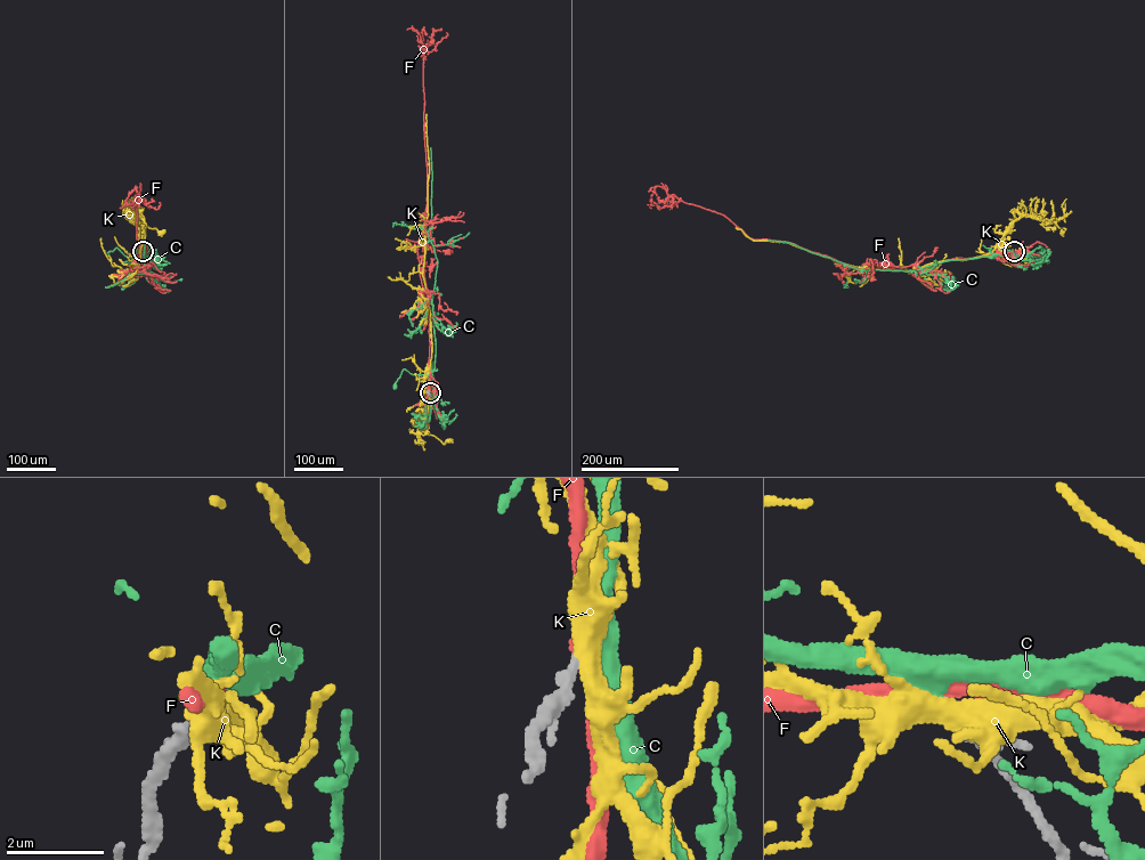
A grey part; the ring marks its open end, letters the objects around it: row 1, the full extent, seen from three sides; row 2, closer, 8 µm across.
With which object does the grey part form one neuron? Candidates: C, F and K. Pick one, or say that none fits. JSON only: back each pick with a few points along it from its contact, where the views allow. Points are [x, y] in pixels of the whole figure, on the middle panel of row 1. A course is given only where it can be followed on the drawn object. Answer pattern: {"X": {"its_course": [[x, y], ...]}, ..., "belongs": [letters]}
{"C": {"its_course": [[430, 392], [431, 373], [413, 374], [404, 368], [395, 387]]}, "belongs": ["C"]}

